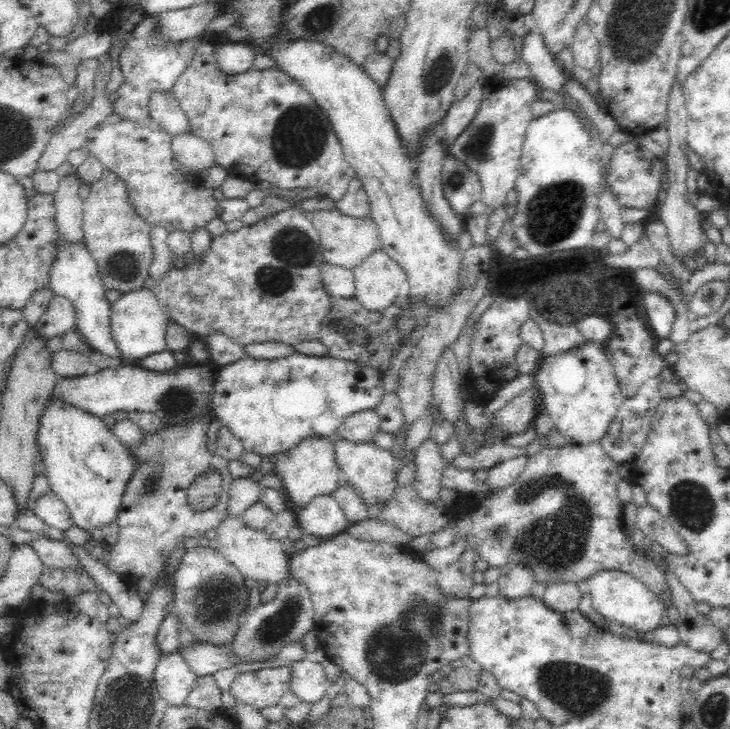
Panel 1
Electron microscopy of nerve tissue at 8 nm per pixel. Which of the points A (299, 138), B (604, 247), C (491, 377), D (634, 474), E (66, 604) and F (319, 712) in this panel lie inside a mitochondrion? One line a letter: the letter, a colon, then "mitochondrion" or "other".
A: mitochondrion
B: other
C: other
D: other
E: other
F: other

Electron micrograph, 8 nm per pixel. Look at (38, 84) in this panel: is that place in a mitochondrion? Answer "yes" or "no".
no

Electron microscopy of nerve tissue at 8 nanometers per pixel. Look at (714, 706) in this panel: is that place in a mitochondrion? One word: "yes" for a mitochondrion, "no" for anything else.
yes

